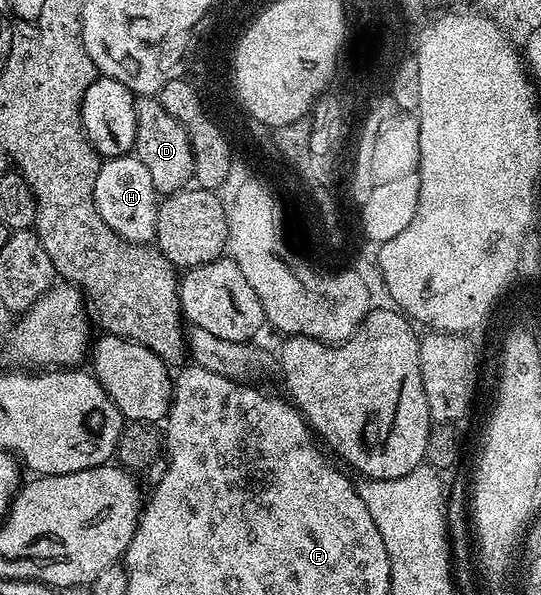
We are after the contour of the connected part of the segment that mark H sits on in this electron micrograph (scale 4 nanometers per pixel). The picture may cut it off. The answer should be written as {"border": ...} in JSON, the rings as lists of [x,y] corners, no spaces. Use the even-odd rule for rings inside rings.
{"border":[[[135,154],[119,155],[101,162],[98,177],[94,177],[92,200],[102,221],[106,221],[106,225],[110,225],[110,229],[114,229],[118,237],[131,243],[145,245],[155,240],[160,204],[154,189],[154,181],[150,181],[150,172]]]}

